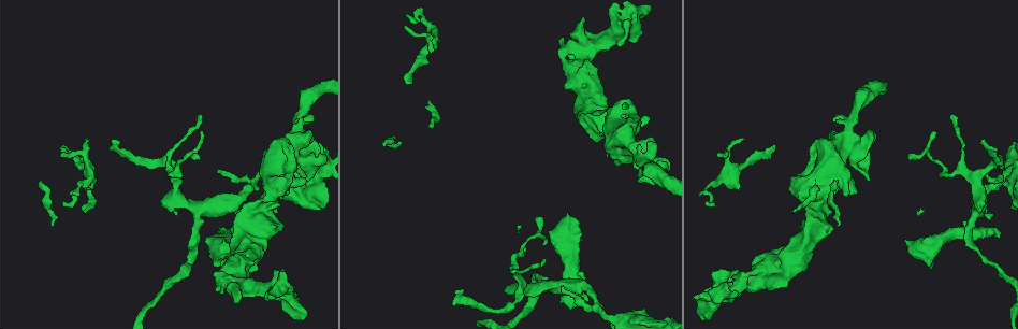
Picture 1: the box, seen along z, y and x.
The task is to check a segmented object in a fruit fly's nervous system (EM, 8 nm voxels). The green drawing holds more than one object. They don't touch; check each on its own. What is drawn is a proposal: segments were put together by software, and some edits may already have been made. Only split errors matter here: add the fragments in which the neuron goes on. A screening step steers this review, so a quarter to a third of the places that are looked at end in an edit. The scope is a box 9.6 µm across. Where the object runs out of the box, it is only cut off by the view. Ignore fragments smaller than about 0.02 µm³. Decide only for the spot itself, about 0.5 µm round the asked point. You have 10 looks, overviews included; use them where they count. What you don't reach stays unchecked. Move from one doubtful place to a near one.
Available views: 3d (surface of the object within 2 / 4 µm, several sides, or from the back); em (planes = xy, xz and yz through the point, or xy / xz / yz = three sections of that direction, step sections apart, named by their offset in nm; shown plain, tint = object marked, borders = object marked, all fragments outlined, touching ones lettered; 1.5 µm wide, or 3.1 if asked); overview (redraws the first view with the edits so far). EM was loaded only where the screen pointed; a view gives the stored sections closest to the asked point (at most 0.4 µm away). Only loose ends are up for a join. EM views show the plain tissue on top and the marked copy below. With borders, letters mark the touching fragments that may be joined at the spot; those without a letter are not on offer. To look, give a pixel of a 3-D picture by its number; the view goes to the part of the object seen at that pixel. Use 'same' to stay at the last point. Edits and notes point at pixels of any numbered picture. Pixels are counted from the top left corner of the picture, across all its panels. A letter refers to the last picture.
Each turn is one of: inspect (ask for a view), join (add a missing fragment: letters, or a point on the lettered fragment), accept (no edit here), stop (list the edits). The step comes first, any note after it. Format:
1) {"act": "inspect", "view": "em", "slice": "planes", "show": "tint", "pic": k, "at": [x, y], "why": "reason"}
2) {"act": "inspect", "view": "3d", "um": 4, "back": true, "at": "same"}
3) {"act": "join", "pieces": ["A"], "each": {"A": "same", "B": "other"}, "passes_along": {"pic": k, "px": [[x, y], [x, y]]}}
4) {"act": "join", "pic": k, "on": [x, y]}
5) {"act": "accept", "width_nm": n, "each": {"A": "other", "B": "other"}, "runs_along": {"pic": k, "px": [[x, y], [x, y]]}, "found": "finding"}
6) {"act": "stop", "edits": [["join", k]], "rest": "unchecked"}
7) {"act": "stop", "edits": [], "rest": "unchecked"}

{"act": "inspect", "view": "3d", "um": 4, "pic": 1, "at": [710, 290], "why": "free end"}

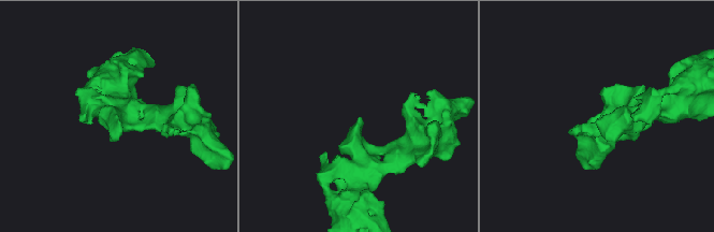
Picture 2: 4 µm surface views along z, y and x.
{"act": "inspect", "view": "em", "slice": "planes", "show": "borders", "pic": 2, "at": [597, 123]}

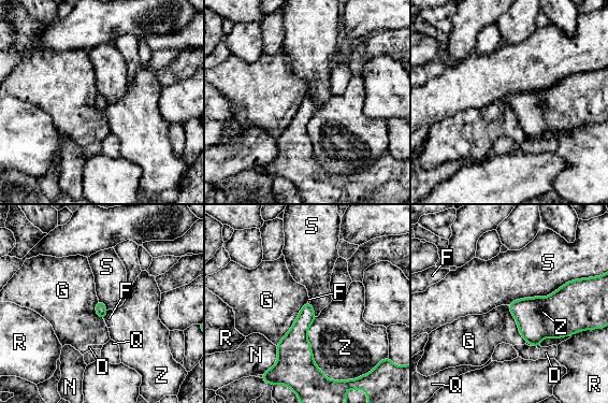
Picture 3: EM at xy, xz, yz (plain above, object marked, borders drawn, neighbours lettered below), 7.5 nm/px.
{"act": "accept", "longest_contact_nm": ["S", 600], "each": {"D": "other", "F": "other", "G": "other", "N": "other", "Q": "other", "R": "other", "S": "other", "Z": "other"}, "found": "none of them fits"}

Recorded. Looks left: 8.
{"act": "inspect", "view": "3d", "um": 4, "pic": 1, "at": [305, 182], "why": "free end"}

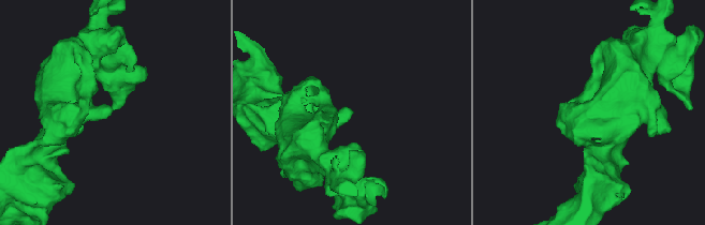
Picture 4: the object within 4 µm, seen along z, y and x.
{"act": "inspect", "view": "em", "slice": "planes", "show": "tint", "pic": 4, "at": [353, 111], "why": "need the tissue"}

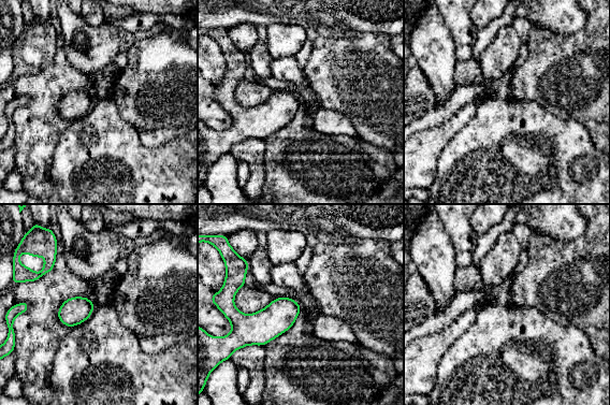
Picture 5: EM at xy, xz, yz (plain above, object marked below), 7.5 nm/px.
{"act": "inspect", "view": "em", "slice": "planes", "show": "borders", "at": "same", "why": "see the neighbours"}

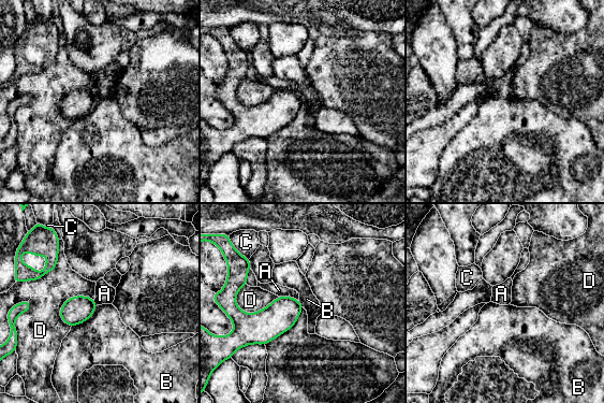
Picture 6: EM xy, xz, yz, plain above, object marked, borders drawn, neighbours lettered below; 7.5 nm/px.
{"act": "accept", "width_nm": 200, "each": {"A": "other", "B": "other", "C": "other", "D": "other"}, "border": {"pic": 6, "px": [[97, 305], [89, 317], [71, 327]]}, "found": "none of them fits"}

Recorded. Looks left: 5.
{"act": "inspect", "view": "em", "slice": "yz", "step": 4, "show": "tint", "pic": 1, "at": [410, 83], "why": "thin end"}

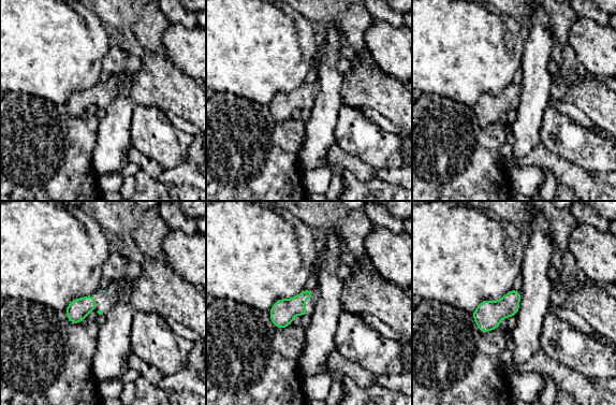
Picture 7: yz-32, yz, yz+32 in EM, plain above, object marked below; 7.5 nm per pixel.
{"act": "inspect", "view": "em", "slice": "xz", "step": 8, "show": "borders", "at": "same"}

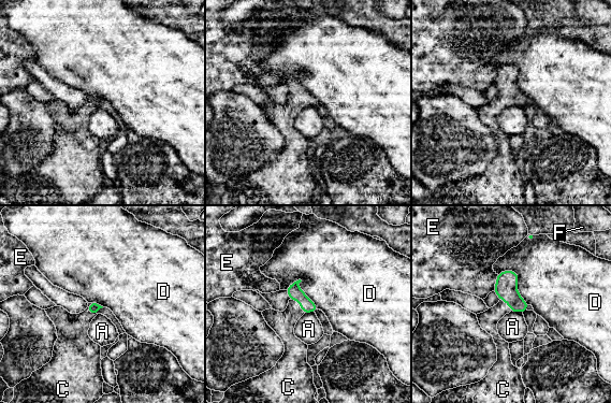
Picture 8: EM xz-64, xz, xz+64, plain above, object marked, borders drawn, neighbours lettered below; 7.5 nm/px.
{"act": "join", "pieces": ["C"], "each": {"A": "other", "C": "same", "D": "other", "E": "other", "F": "other"}, "found": "the neuron continues"}

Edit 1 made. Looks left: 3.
{"act": "inspect", "view": "3d", "um": 2, "pic": 1, "at": [984, 141], "why": "an open end"}

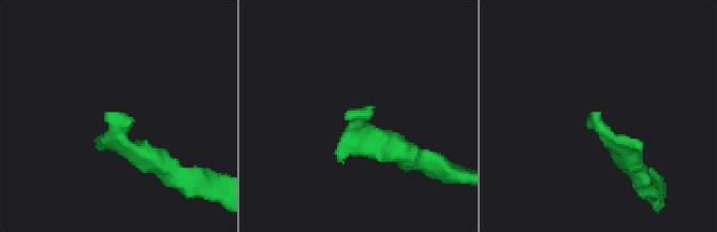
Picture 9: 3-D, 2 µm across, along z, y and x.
{"act": "inspect", "view": "em", "slice": "yz", "step": 8, "show": "tint", "pic": 9, "at": [104, 113], "why": "need the tissue"}

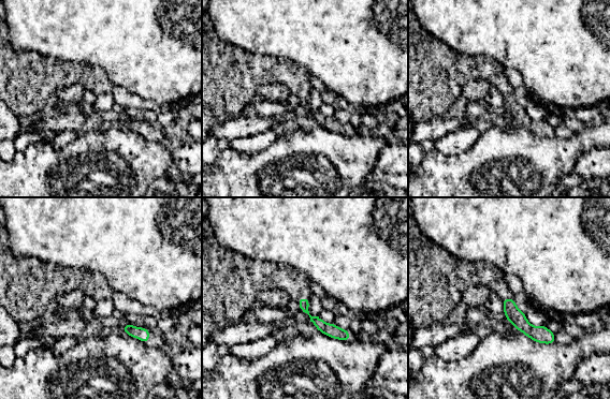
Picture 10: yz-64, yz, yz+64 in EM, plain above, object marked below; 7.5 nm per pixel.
{"act": "inspect", "view": "em", "slice": "planes", "show": "borders", "at": "same", "why": "cut it another way"}

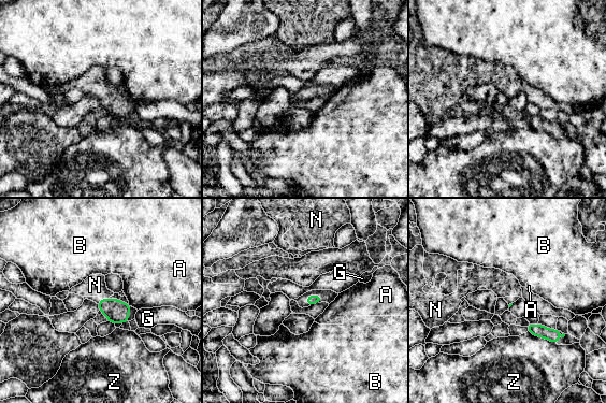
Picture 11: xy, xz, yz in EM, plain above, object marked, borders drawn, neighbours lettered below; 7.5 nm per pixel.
{"act": "join", "pieces": ["N"], "each": {"A": "other", "B": "other", "G": "other", "N": "same", "Z": "other"}, "passes_along": {"pic": 11, "px": [[116, 311], [103, 299], [95, 285]]}, "found": "it goes on there"}

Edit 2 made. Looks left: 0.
{"act": "stop", "edits": [["join", 8], ["join", 11]], "rest": "unchecked"}

